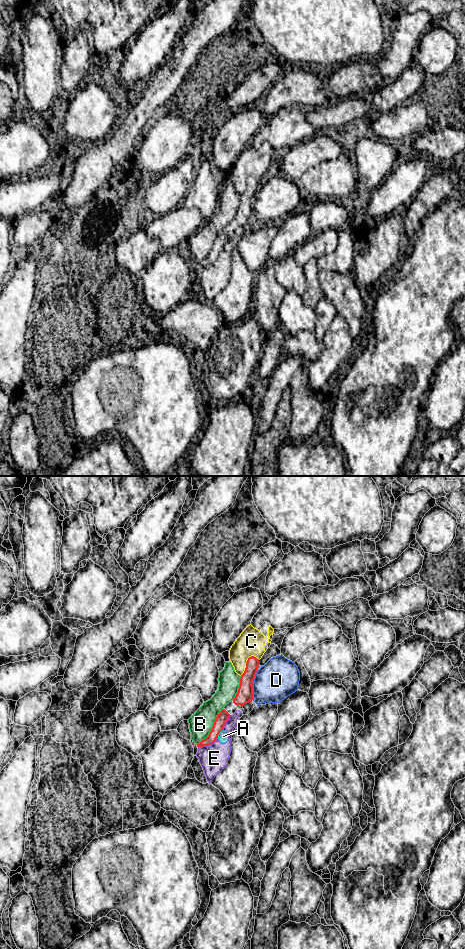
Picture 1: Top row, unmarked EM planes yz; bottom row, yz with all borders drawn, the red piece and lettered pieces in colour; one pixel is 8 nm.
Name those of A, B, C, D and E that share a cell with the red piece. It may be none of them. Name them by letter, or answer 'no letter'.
no letter

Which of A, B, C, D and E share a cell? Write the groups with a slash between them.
A E / B / C / D

